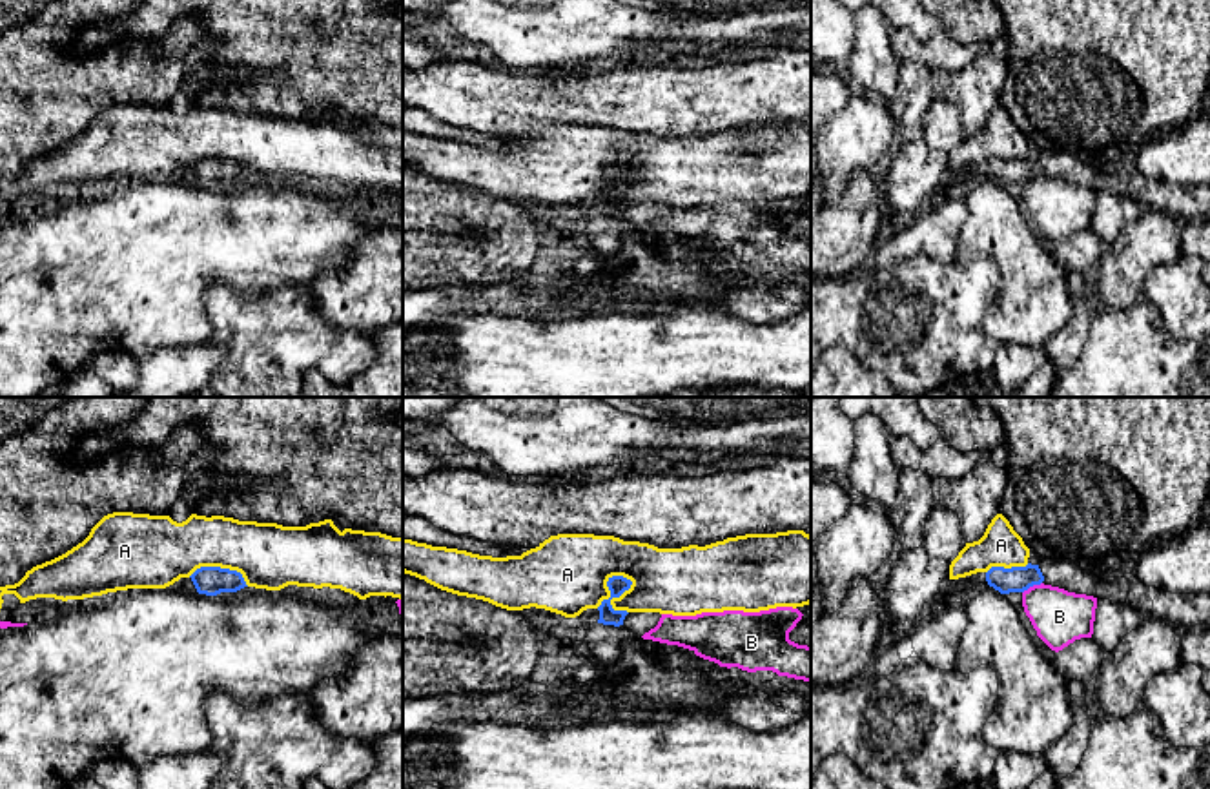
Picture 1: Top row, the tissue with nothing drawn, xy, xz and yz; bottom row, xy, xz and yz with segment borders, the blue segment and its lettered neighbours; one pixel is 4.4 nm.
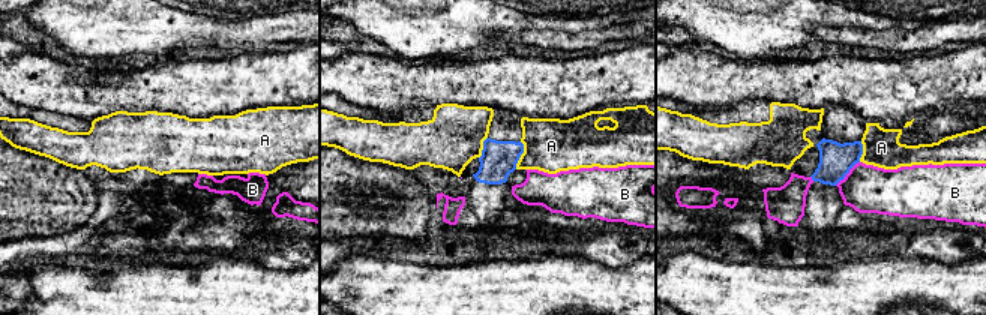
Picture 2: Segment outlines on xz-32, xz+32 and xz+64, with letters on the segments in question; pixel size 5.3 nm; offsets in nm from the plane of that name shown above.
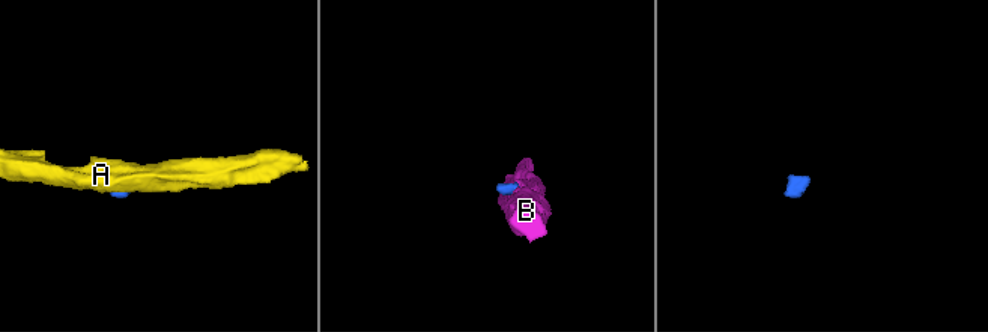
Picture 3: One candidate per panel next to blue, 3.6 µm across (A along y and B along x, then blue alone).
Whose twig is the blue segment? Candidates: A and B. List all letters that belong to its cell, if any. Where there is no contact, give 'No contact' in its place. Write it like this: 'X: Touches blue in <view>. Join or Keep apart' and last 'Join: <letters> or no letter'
A: Touches blue in xz. Keep apart
B: Touches blue in yz. Keep apart
Join: no letter

